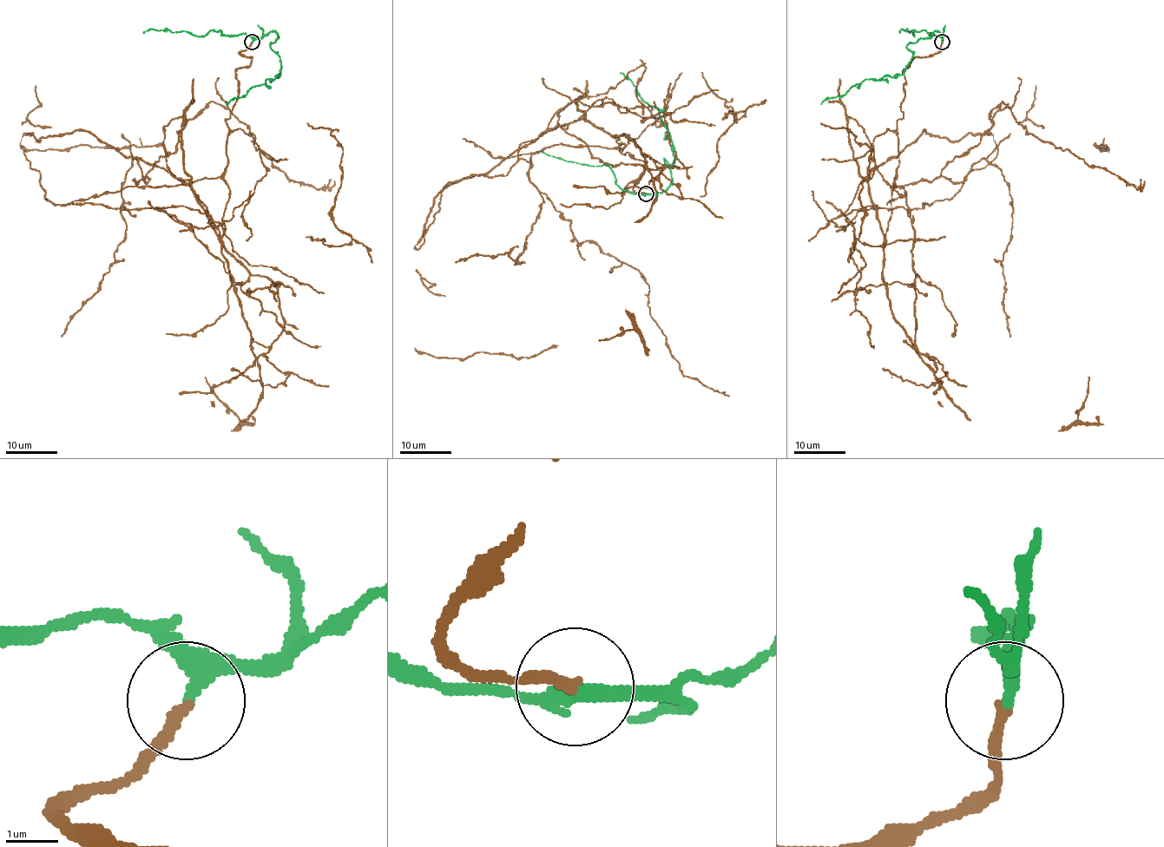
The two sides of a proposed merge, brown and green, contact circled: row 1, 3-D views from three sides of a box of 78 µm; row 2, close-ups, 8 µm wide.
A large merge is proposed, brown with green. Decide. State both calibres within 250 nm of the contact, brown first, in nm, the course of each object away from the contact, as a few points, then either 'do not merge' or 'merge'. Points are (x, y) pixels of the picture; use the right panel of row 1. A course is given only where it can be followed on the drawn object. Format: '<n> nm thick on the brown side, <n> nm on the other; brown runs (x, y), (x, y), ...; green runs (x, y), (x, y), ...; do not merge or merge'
200 nm thick on the brown side, 280 nm on the other; brown runs (941, 42), (904, 70), (883, 233), (867, 181), (923, 130), (997, 155), (849, 221), (874, 346); green runs (941, 42), (941, 35), (935, 32), (906, 46), (913, 54), (901, 75), (869, 78), (820, 104); merge

